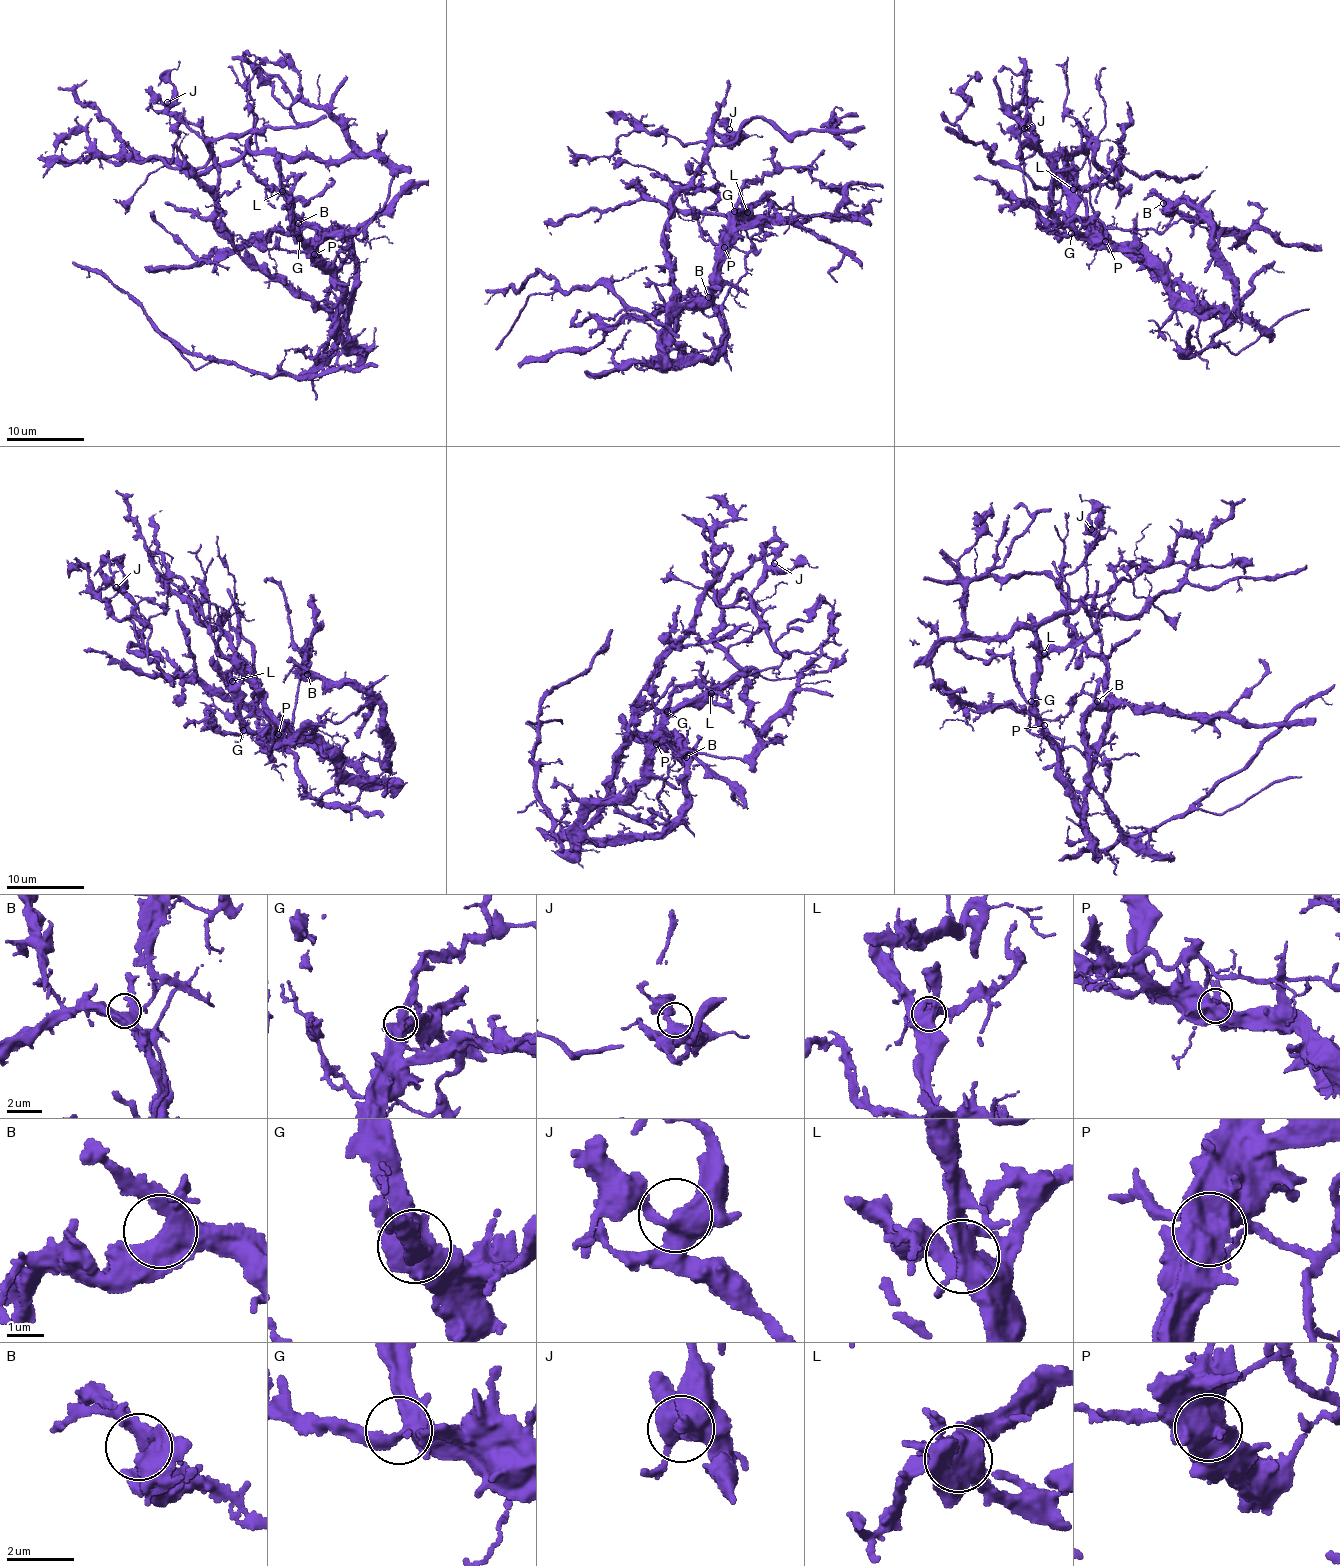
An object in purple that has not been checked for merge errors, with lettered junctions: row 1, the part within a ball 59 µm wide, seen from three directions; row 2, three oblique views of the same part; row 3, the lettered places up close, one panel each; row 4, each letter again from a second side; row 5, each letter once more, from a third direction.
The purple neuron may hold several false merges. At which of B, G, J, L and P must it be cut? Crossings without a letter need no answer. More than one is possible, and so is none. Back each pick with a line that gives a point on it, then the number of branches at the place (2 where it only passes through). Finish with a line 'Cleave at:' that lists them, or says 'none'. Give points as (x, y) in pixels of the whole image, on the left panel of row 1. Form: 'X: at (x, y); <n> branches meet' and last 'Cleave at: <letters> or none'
P: at (314, 254); 2 branches meet
Cleave at: P

